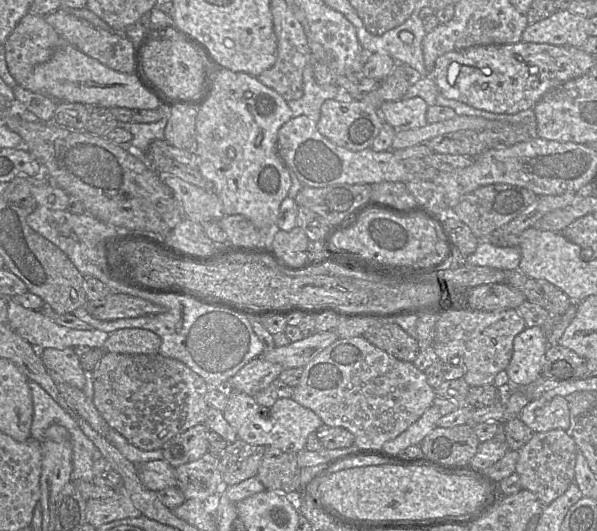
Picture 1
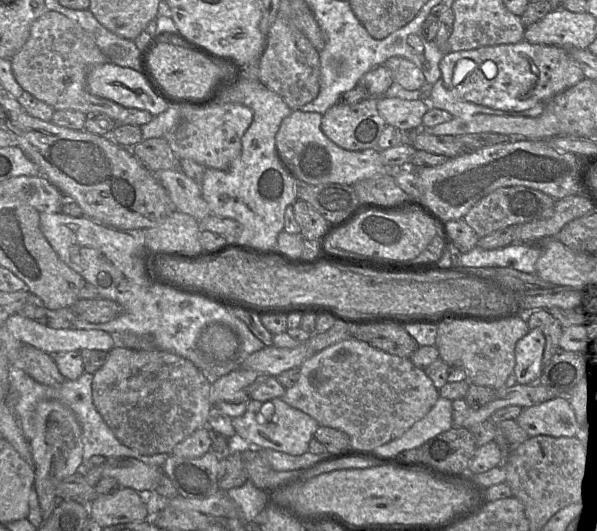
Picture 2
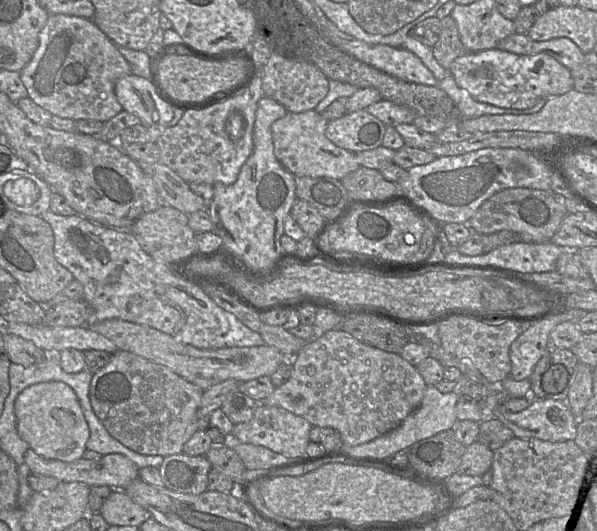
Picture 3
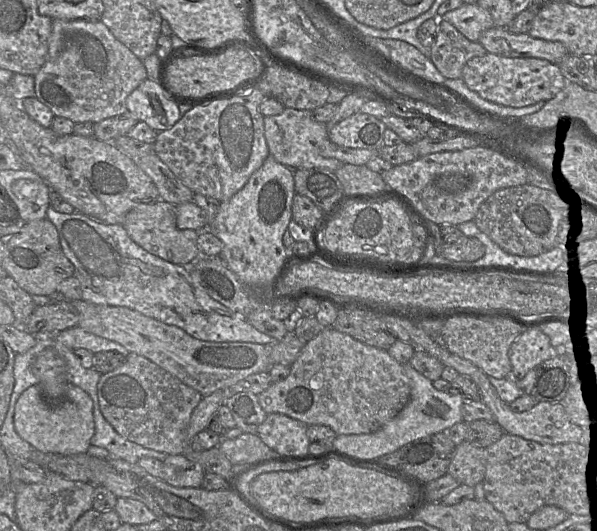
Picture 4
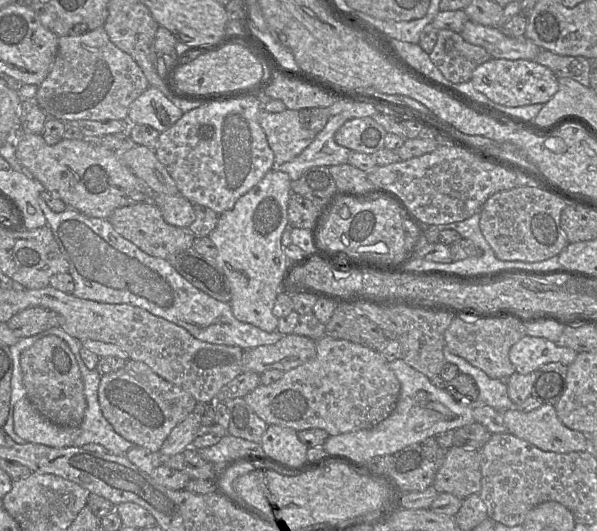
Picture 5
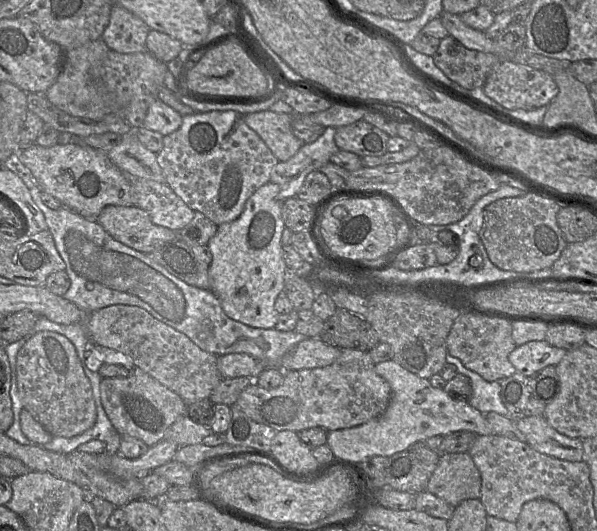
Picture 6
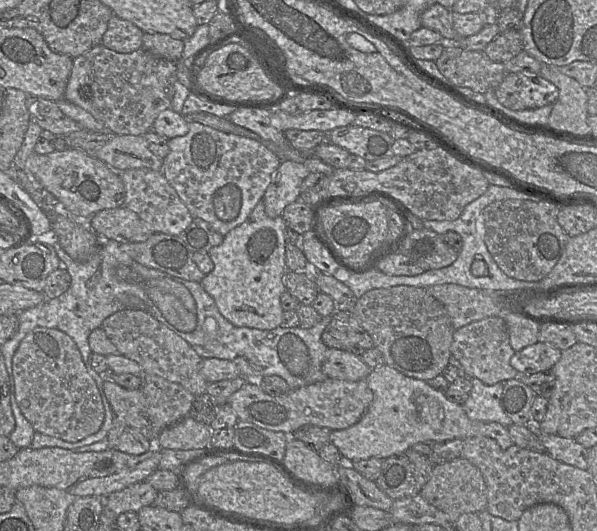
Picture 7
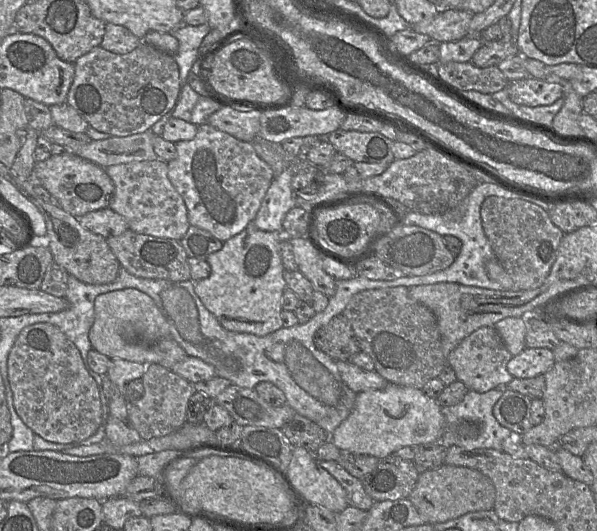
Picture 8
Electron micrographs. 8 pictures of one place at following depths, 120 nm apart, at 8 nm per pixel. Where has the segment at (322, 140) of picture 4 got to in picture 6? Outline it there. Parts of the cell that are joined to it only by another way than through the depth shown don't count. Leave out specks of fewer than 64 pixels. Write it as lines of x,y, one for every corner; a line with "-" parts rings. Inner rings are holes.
266,110
246,114
244,121
259,135
279,162
289,160
303,145
292,133
292,115

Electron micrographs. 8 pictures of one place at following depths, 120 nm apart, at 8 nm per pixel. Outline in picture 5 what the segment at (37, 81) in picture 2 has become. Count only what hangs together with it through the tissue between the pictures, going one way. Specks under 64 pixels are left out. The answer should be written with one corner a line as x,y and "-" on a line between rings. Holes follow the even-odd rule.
103,27
58,39
53,66
38,86
36,101
50,118
76,120
127,120
132,102
149,82
134,59
111,42

